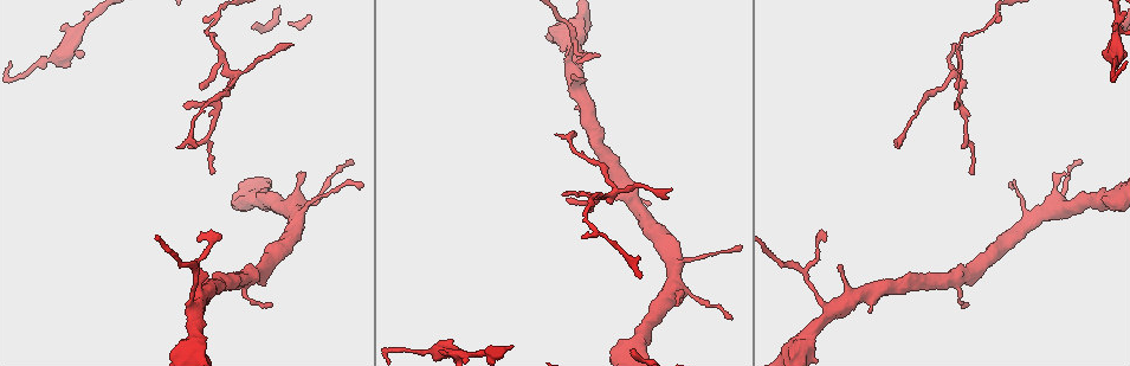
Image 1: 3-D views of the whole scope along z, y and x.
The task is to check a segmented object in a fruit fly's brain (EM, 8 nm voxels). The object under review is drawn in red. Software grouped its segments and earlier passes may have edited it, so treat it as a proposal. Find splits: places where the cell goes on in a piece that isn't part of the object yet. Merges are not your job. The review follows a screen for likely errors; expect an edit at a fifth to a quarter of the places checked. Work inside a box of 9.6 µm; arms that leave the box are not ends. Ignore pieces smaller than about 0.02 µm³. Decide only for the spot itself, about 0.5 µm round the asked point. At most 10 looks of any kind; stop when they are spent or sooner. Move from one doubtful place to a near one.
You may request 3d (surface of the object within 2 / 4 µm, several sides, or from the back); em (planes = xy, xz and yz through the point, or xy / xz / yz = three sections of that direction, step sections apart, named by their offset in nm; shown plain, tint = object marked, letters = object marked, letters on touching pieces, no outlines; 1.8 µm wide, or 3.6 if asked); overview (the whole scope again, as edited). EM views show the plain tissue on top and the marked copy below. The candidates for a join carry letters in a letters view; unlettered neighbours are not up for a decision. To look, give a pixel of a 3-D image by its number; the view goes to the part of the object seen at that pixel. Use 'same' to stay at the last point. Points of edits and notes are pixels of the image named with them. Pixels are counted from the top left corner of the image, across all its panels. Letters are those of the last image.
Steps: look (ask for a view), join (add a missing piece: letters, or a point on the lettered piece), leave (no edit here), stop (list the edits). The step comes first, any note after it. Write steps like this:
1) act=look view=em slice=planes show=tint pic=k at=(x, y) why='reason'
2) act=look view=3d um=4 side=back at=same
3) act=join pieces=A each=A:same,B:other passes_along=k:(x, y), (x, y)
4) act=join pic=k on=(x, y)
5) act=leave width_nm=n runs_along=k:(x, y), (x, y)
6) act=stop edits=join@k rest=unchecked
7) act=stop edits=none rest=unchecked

act=look view=em slice=xz step=8 show=letters pic=1 at=(581, 194) why='tapers out'

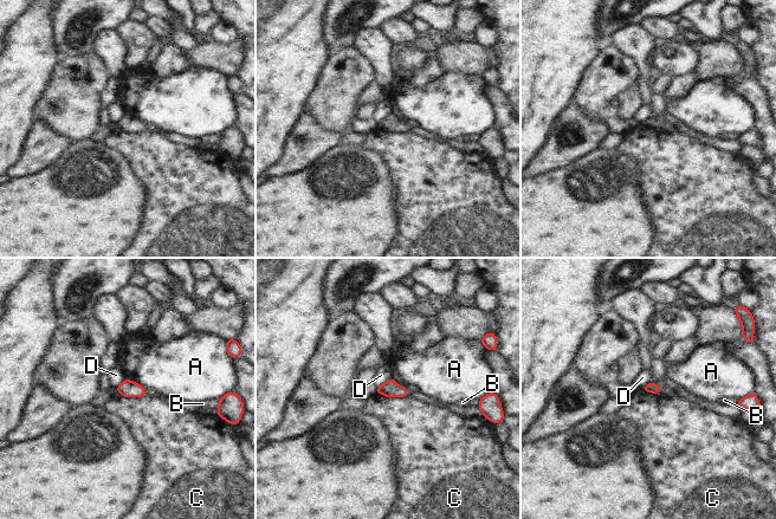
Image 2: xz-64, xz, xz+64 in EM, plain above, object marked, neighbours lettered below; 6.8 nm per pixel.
act=look view=em slice=planes show=letters at=same

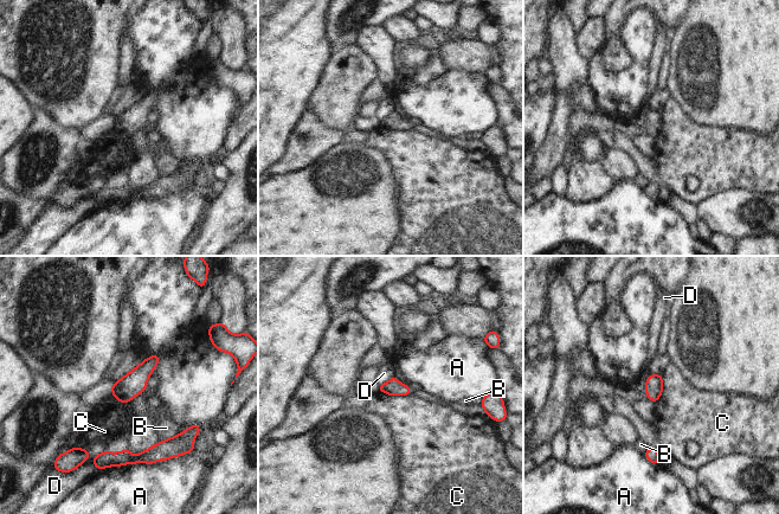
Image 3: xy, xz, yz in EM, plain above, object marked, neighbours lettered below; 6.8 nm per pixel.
act=leave each=A:other,B:other,C:other,D:other border=3:(384, 392), (388, 394), (410, 394) found='no lettered piece goes on from it'

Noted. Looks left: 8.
act=look view=3d um=4 pic=1 at=(592, 207) why='an open end'

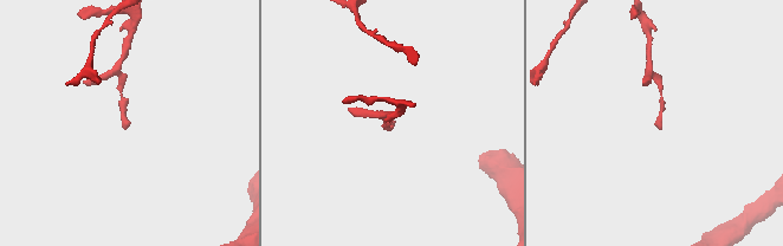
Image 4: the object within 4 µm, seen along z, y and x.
act=look view=em um=3.6 slice=planes show=letters pic=4 at=(126, 124) why='now the EM'

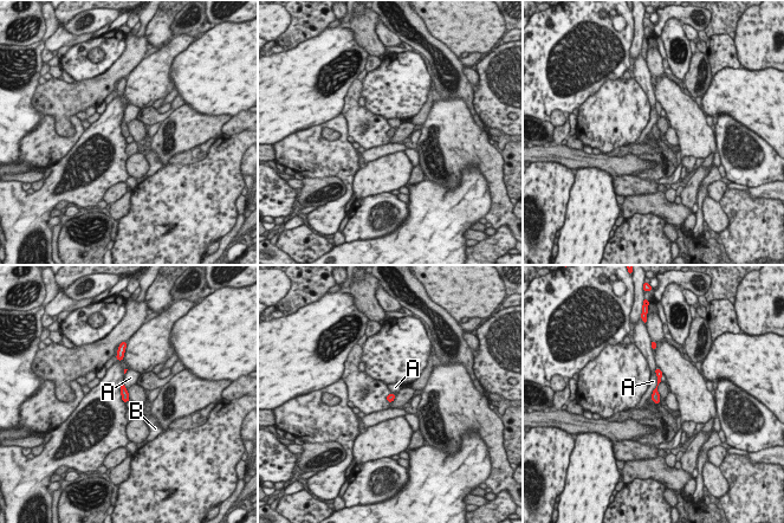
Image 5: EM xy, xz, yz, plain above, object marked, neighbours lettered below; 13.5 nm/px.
act=leave each=A:other,B:other runs_along=5:(659, 373), (656, 400) found='no lettered piece goes on from it'

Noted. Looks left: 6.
act=look view=3d um=4 pic=1 at=(293, 44) why='free end'

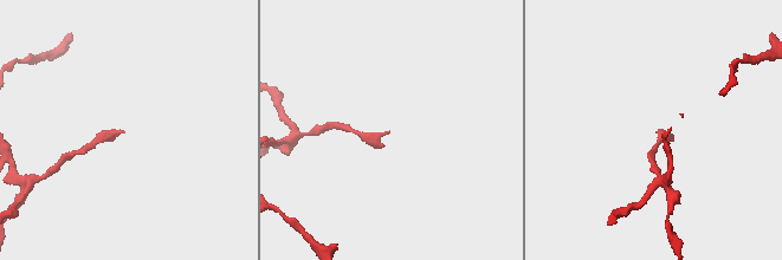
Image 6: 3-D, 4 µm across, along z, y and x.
act=look view=em slice=xz step=8 show=letters pic=6 at=(389, 132) why='now the EM'

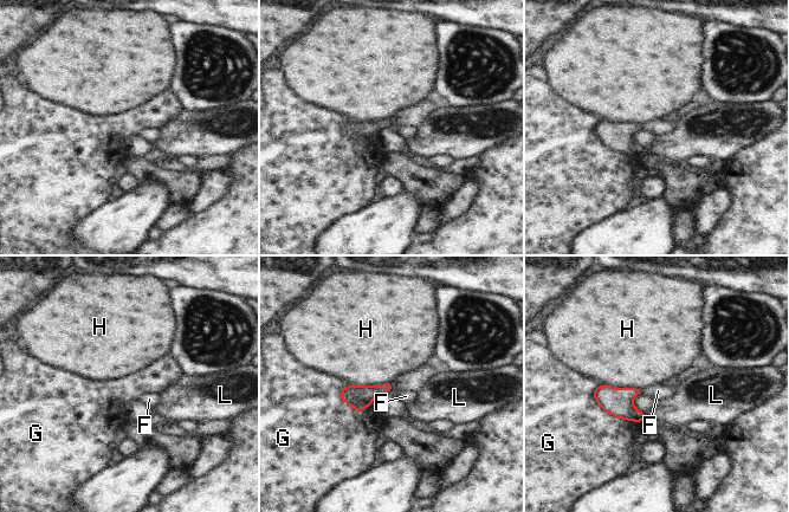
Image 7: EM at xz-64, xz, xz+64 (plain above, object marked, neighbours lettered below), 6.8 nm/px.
act=look view=em slice=planes show=letters at=same why='cut it another way'

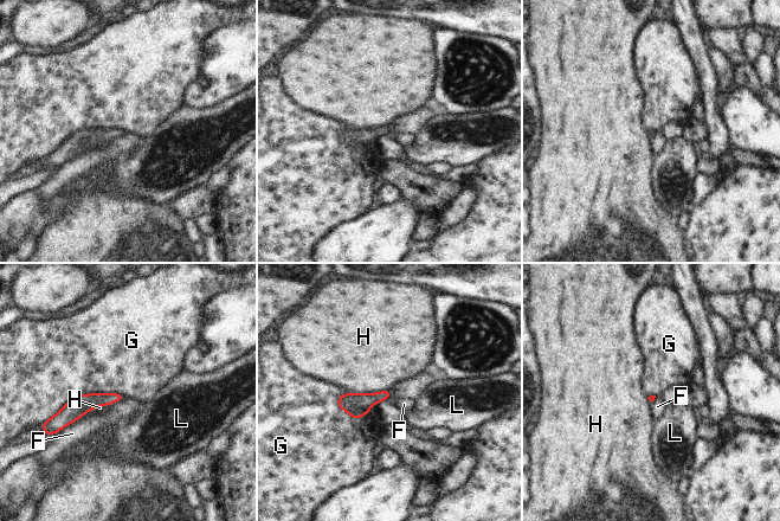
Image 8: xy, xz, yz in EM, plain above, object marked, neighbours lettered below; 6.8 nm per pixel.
act=leave each=F:other,G:other,H:other,L:other runs_along=8:(118, 397), (82, 403), (58, 420) found='no lettered piece goes on from it'

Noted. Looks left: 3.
act=look view=em slice=planes show=letters pic=1 at=(966, 304) why='thin end'

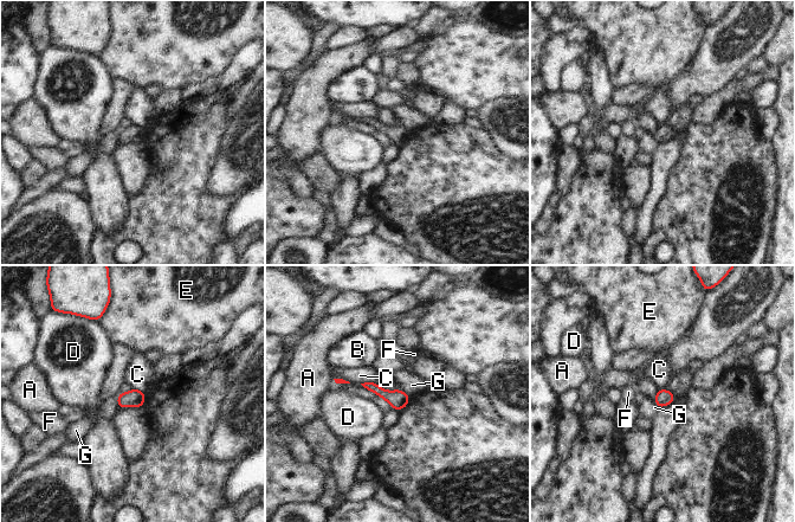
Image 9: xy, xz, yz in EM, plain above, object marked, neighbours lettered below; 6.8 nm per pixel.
act=leave width_nm=110 each=A:other,B:other,C:other,D:other,E:other,F:other,G:other border=9:(398, 388), (409, 398) found='no lettered piece goes on from it'

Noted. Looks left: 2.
act=stop edits=none rest=unchecked

